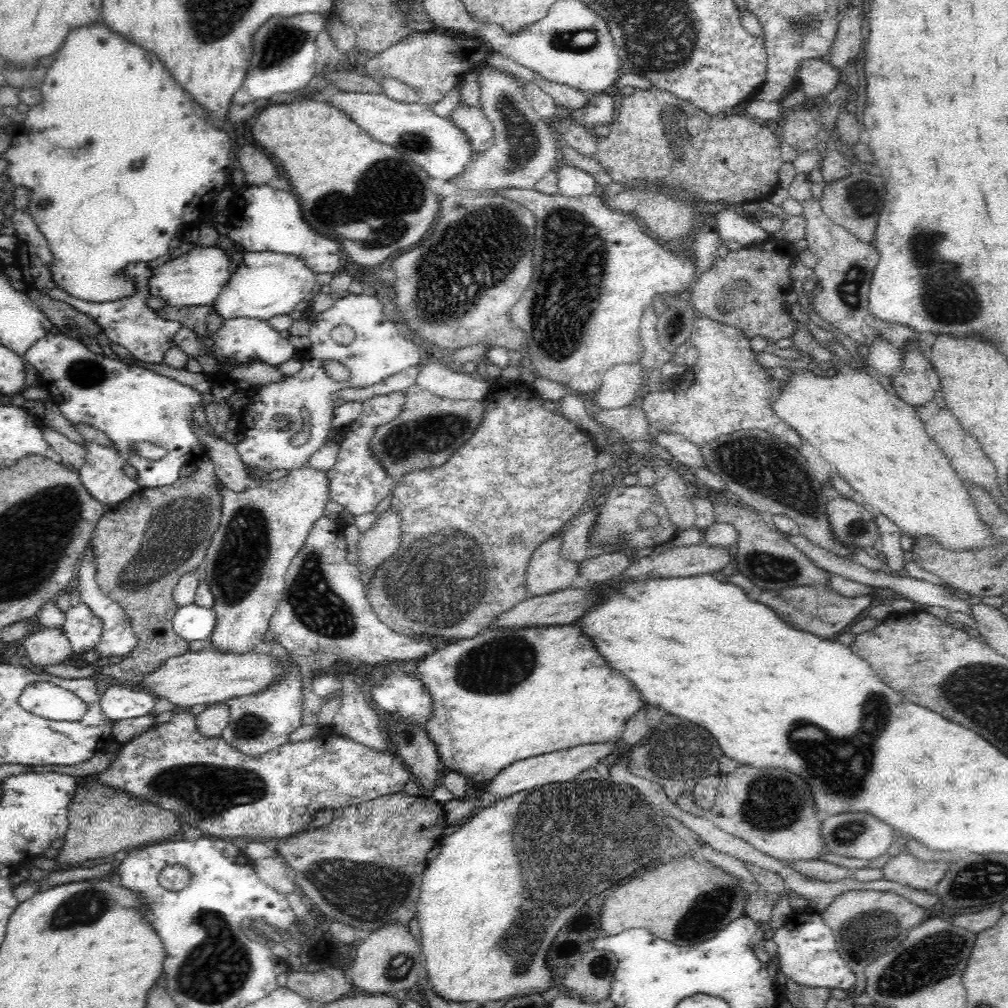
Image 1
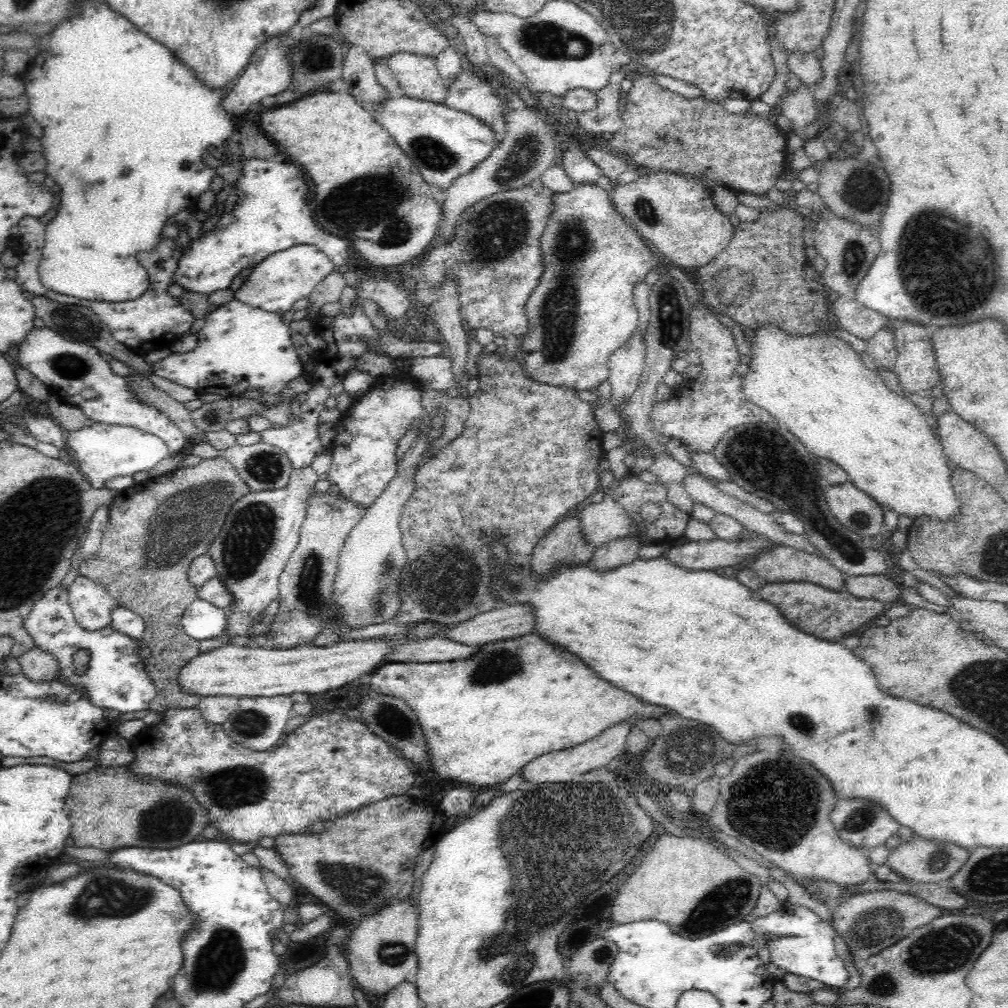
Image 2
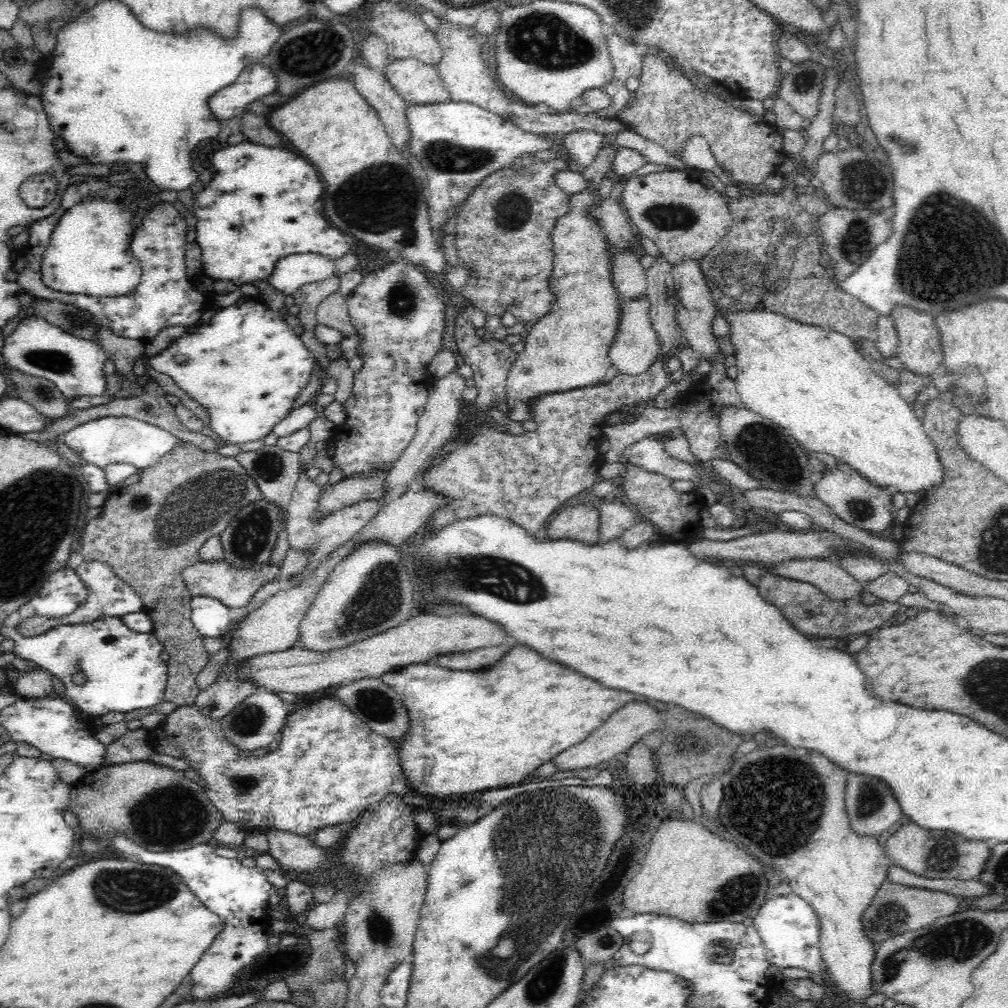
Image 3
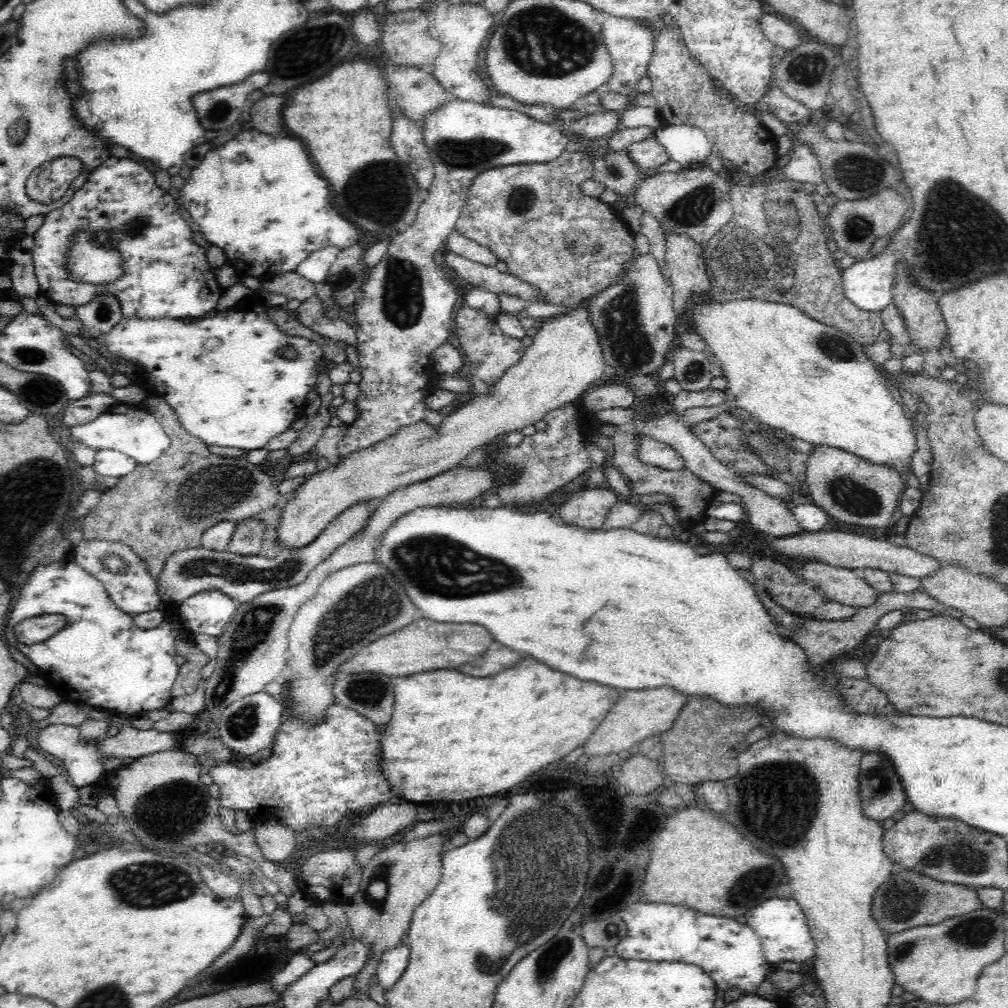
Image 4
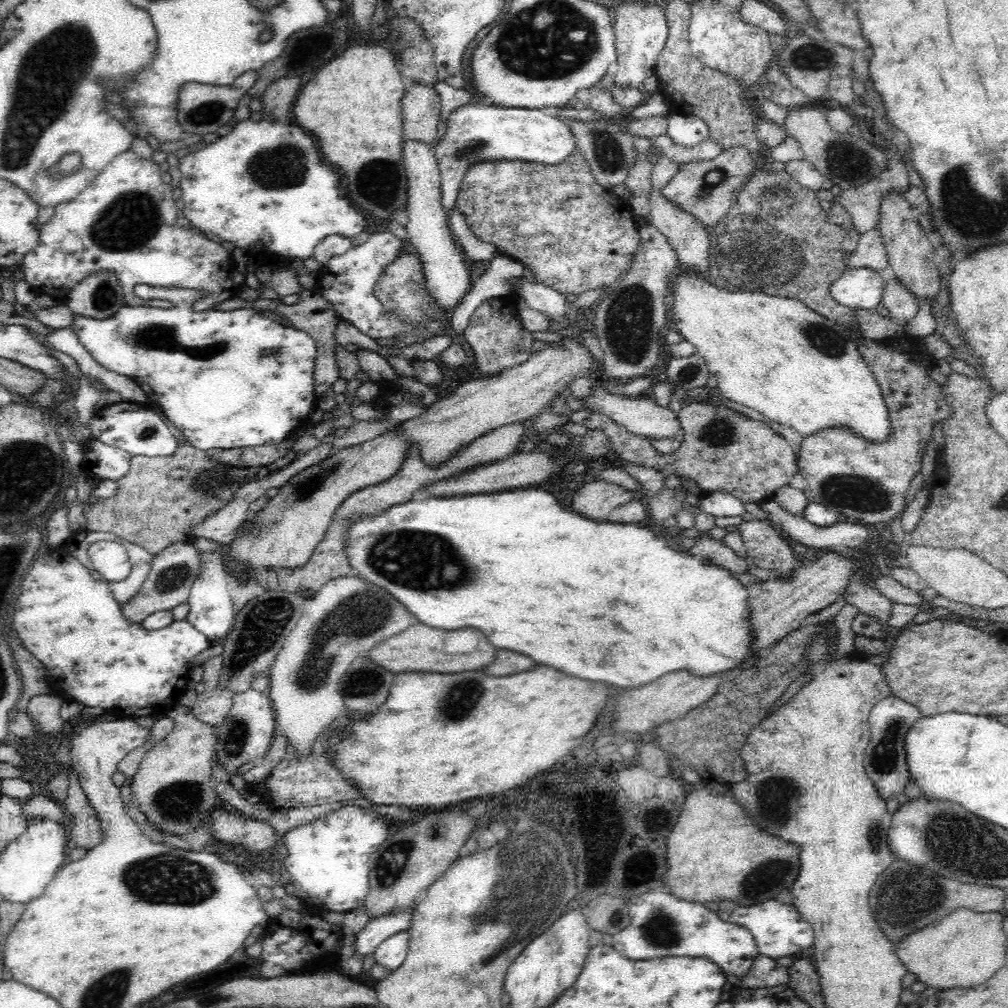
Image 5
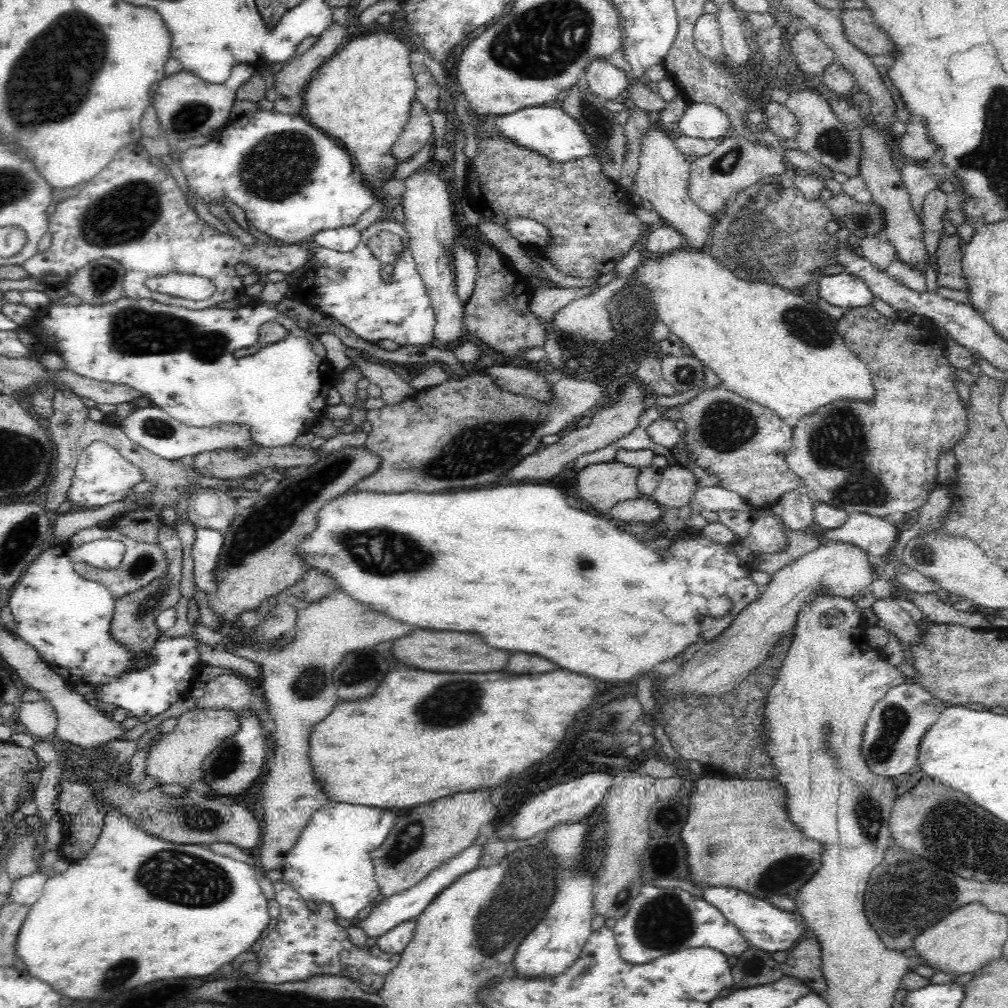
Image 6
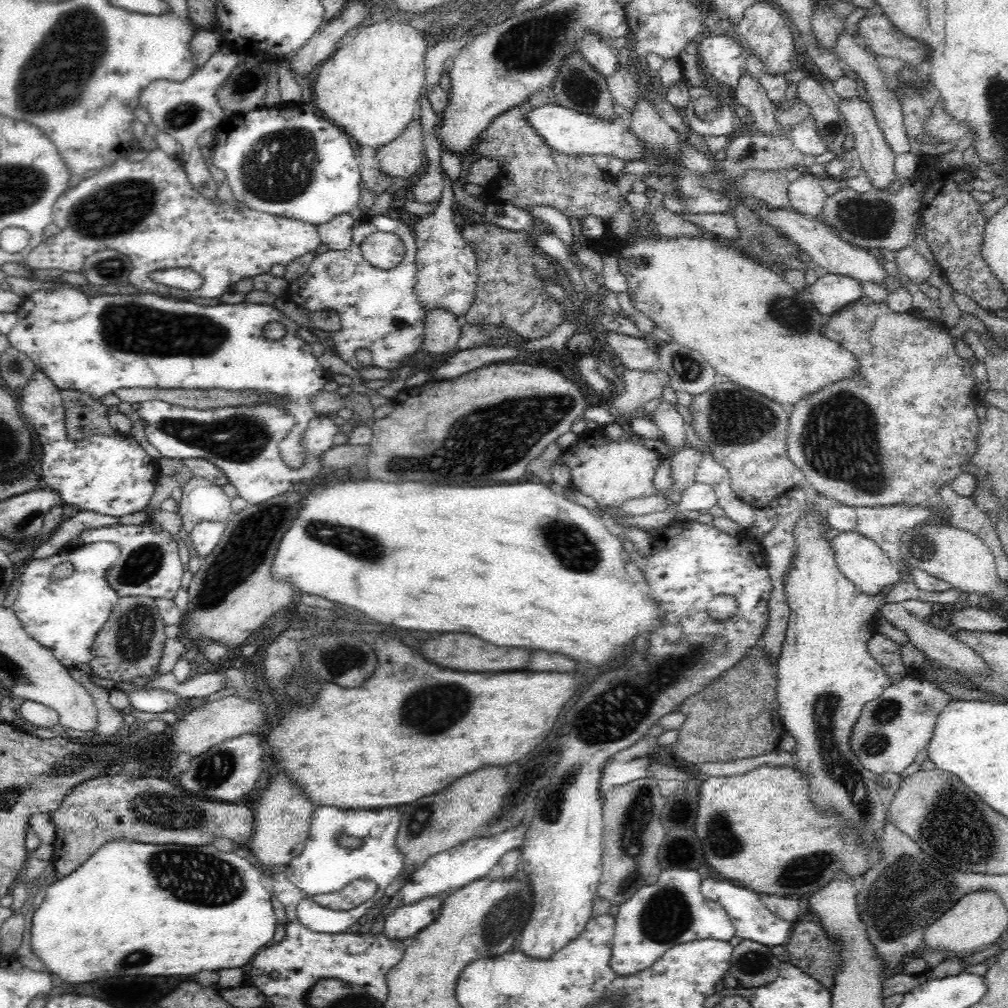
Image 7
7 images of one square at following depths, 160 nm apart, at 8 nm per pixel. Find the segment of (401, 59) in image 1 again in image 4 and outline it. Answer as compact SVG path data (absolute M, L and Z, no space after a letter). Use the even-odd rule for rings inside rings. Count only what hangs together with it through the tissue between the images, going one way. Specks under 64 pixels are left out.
M388 64L387 95L406 118L420 121L453 99L429 69Z

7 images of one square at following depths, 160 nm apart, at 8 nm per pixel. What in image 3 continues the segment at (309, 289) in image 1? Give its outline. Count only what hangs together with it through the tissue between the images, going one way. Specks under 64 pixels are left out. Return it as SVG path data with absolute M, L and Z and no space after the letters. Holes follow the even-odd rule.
M308 252L280 258L266 282L277 293L287 297L304 285L322 282L335 274L335 261L332 258Z

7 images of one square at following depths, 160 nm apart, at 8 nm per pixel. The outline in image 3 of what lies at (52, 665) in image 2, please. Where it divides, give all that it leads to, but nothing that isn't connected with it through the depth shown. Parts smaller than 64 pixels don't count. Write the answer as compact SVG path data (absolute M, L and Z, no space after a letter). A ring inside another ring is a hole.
M40 666L13 675L13 692L22 697L45 698L54 694L52 674Z

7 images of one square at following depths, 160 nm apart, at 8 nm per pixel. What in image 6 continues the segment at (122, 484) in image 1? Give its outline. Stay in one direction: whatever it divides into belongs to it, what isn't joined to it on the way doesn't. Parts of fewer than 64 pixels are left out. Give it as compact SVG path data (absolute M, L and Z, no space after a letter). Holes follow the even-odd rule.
M152 404L146 408L132 408L130 414L125 418L120 418L116 414L106 415L100 423L105 423L111 429L120 429L132 442L166 460L181 459L190 456L190 454L200 454L206 450L218 450L220 448L226 450L228 448L239 448L240 450L248 450L248 448L249 450L256 450L258 448L258 444L252 441L246 425L220 425L211 429L198 429L176 421L158 405Z

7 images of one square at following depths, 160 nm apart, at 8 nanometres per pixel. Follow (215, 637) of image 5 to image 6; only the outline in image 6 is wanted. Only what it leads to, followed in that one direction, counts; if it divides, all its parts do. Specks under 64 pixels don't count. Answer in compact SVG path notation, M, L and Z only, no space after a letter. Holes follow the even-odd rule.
M196 528L196 540L191 549L194 584L209 596L217 589L215 568L223 547L224 537L211 528Z

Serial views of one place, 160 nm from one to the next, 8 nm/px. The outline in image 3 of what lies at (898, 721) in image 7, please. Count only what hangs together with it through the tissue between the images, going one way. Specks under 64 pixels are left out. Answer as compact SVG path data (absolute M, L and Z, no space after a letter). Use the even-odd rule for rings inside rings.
M866 775L846 776L844 805L850 829L862 837L878 837L894 826L903 815L898 801L892 797L884 781Z

